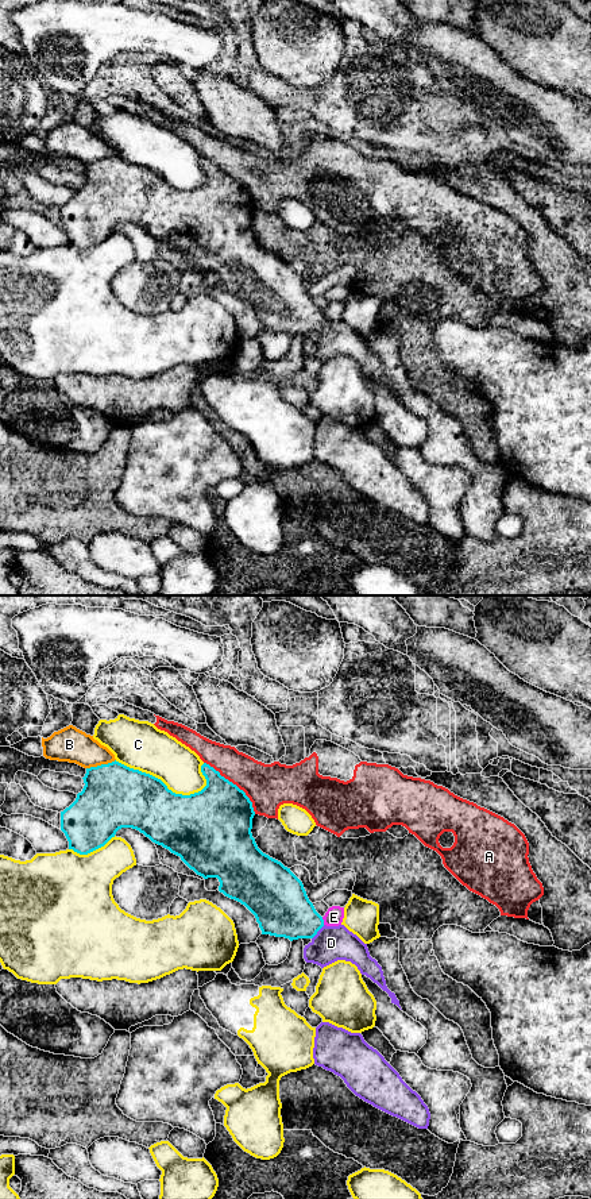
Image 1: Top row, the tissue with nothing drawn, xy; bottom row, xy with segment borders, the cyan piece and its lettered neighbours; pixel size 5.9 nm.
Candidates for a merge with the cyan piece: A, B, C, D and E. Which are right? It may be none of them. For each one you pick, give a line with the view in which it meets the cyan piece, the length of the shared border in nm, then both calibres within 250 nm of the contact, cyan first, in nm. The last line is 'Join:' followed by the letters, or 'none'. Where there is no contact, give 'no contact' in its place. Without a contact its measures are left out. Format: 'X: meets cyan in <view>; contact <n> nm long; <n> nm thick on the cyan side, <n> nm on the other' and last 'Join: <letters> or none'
D: meets cyan in xy; contact 120 nm long; 340 nm thick on the cyan side, 200 nm on the other
Join: D

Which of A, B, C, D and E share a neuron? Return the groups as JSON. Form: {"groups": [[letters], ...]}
{"groups": [["A"], ["B"], ["C"], ["D"], ["E"]]}

